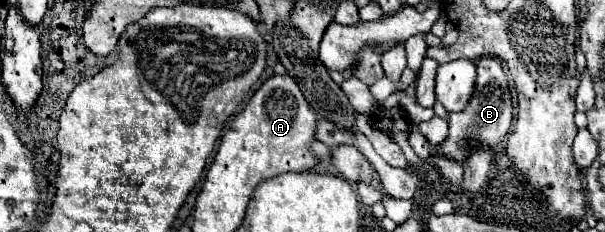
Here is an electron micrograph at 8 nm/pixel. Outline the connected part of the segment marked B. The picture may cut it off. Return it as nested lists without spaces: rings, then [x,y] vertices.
[[[480,58],[478,60],[478,80],[476,80],[476,90],[472,100],[468,102],[464,112],[458,114],[450,114],[450,136],[444,144],[432,148],[434,154],[444,154],[446,158],[452,158],[456,162],[464,162],[464,158],[468,158],[468,150],[470,144],[474,142],[482,142],[488,146],[496,146],[510,130],[510,122],[512,122],[512,102],[510,102],[510,88],[508,88],[508,80],[506,74],[500,66],[500,60],[496,58]]]

